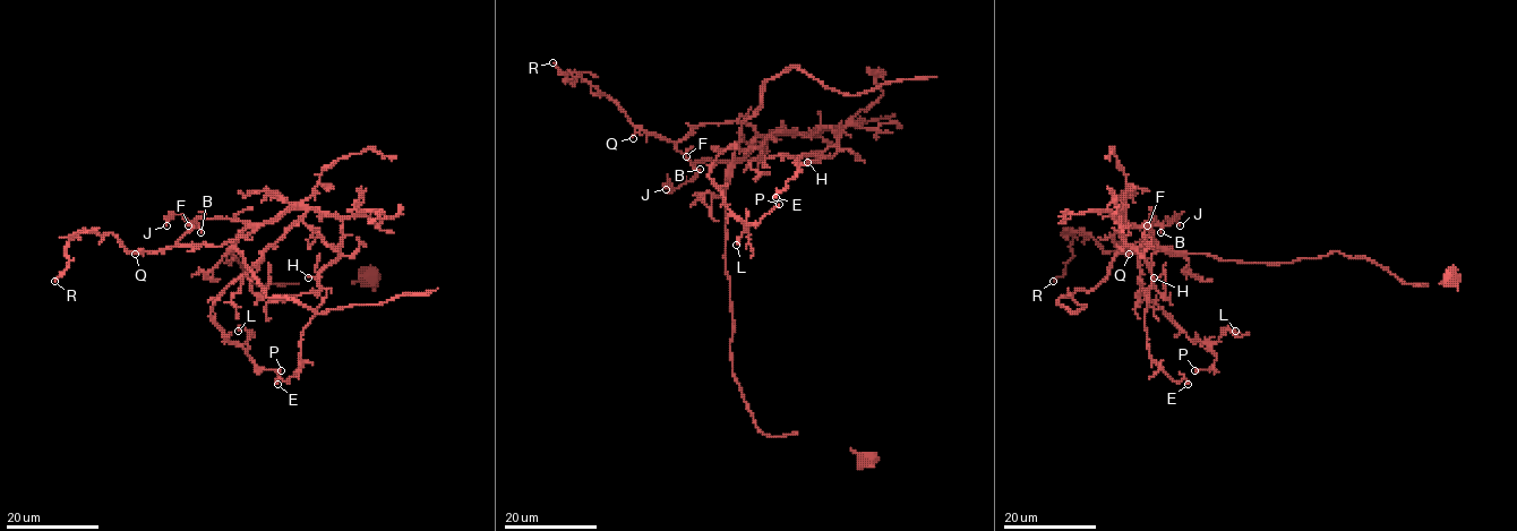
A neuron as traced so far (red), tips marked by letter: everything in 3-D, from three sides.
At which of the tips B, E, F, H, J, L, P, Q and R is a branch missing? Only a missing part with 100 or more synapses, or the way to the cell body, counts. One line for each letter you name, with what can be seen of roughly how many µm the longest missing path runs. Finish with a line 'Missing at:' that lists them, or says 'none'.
Missing at: none

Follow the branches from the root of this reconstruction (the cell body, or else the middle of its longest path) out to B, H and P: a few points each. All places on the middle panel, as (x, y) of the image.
B: (867, 457), (756, 427), (733, 375), (725, 259), (726, 182), (748, 154), (700, 160), (700, 169)
H: (867, 457), (798, 434), (764, 435), (733, 375), (730, 168), (760, 136), (840, 127), (837, 151), (807, 162)
P: (867, 457), (764, 435), (733, 375), (726, 182), (757, 138), (805, 134), (717, 157), (733, 214), (779, 204)

